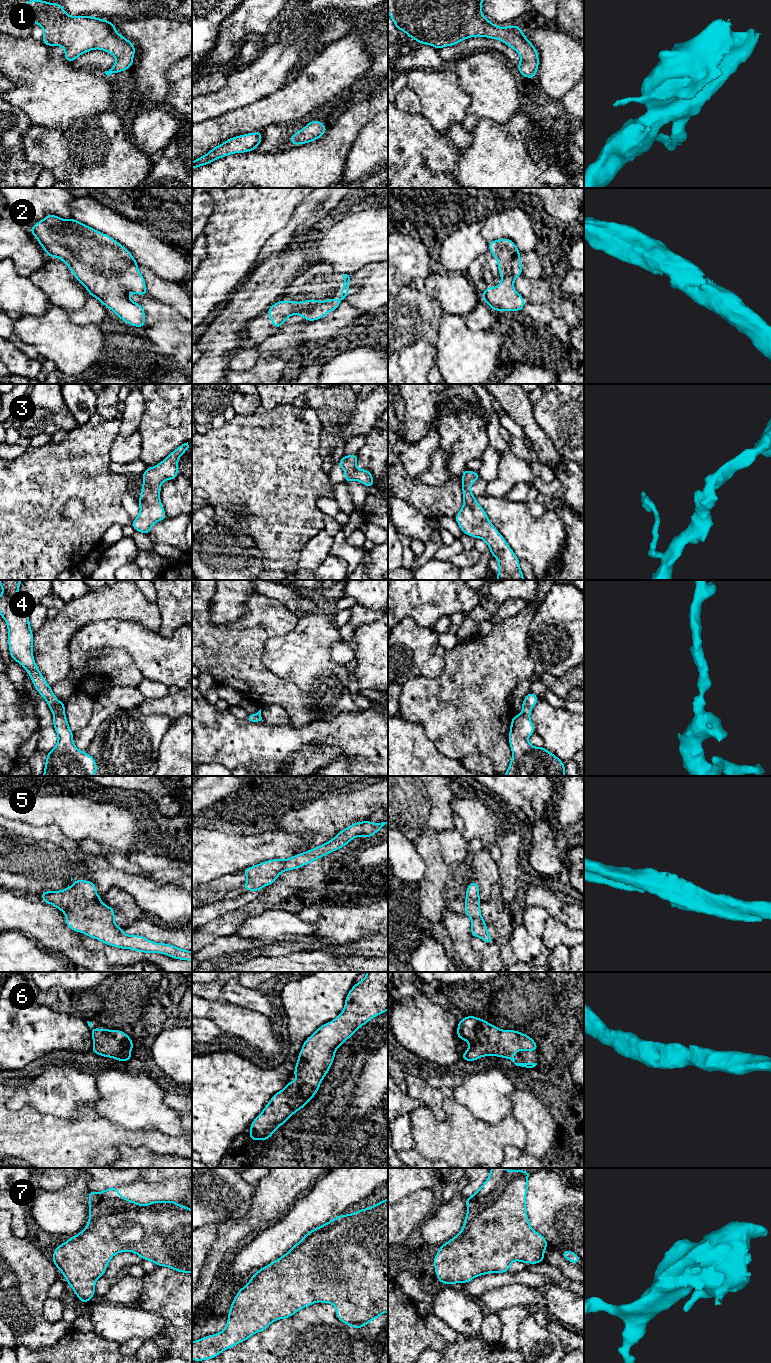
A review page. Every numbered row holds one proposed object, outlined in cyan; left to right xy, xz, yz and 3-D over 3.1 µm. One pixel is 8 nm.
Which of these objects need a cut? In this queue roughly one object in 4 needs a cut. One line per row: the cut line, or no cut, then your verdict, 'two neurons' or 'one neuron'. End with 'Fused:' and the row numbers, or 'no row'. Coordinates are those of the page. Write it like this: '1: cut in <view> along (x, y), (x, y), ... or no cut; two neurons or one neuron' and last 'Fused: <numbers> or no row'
1: no cut; one neuron
2: no cut; one neuron
3: no cut; one neuron
4: no cut; one neuron
5: no cut; one neuron
6: no cut; one neuron
7: no cut; one neuron
Fused: no row

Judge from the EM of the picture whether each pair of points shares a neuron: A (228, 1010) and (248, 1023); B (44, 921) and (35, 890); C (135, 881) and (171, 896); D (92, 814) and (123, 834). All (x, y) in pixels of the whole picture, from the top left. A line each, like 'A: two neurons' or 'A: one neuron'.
A: one neuron
B: two neurons
C: one neuron
D: one neuron

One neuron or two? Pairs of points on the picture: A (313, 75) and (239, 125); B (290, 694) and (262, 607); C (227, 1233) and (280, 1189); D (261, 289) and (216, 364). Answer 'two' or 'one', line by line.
A: one
B: one
C: one
D: one

